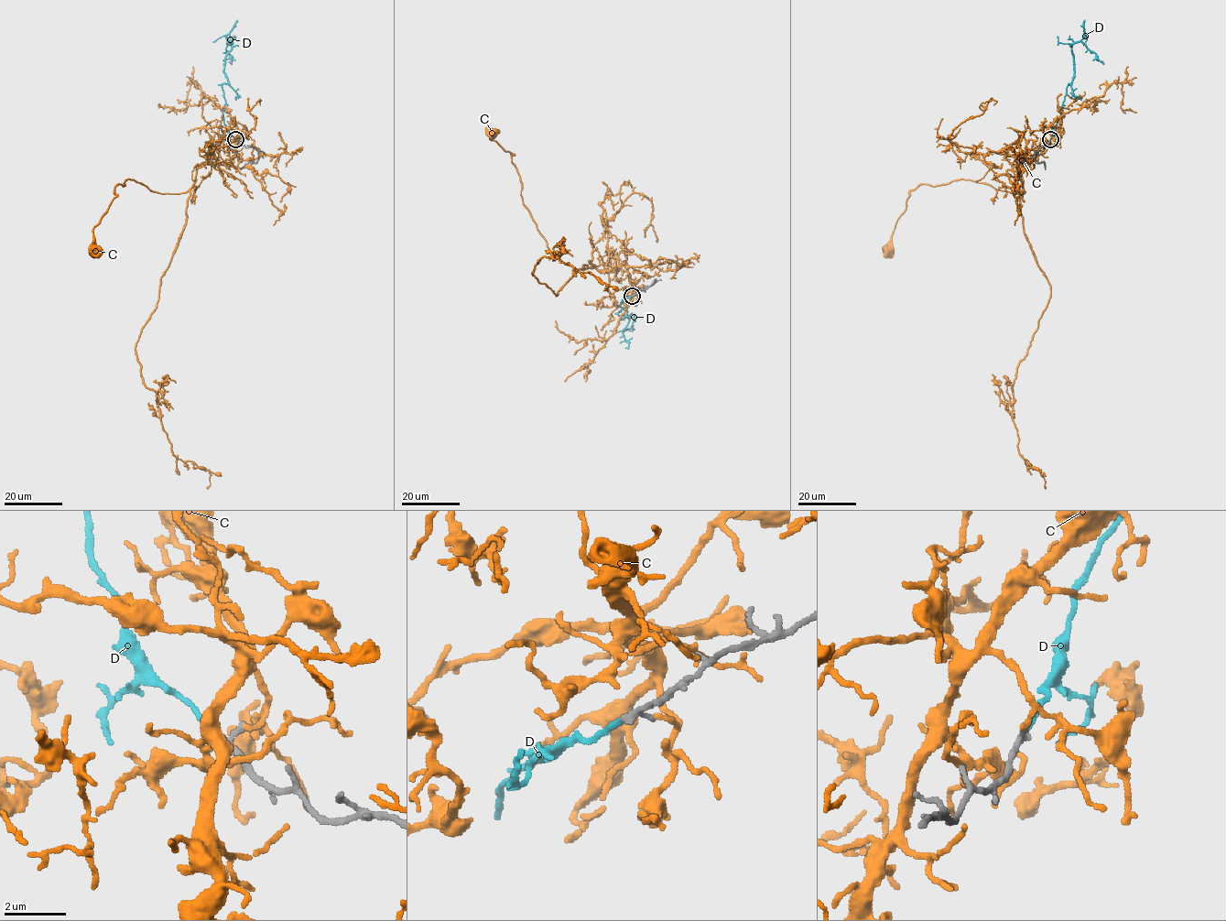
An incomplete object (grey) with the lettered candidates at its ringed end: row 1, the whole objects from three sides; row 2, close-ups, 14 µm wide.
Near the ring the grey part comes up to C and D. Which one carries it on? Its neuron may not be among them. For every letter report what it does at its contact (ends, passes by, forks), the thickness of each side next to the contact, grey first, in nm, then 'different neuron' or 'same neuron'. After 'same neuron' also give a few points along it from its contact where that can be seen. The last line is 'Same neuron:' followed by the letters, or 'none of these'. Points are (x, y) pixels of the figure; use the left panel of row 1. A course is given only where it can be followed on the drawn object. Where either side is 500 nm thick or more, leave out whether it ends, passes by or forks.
C: it ends | 200/140 nm | different neuron
D: it ends | 200/160 nm | same neuron | via (235, 139), (222, 112), (222, 85), (228, 82), (224, 61), (229, 41), (229, 61)
Same neuron: D

